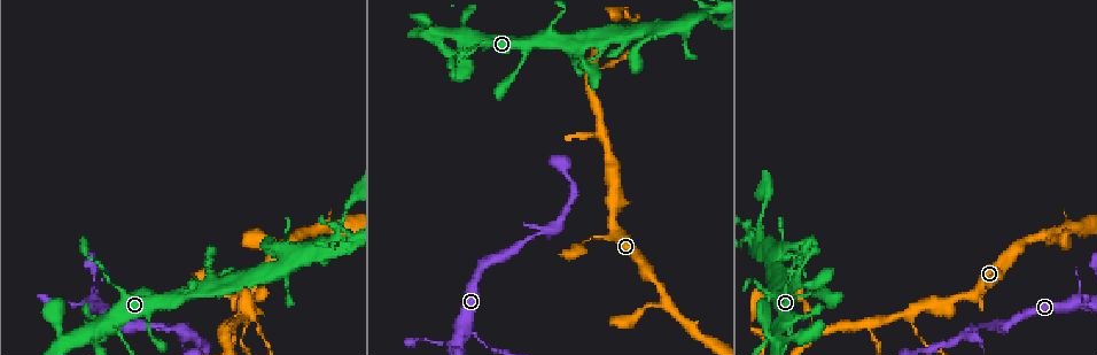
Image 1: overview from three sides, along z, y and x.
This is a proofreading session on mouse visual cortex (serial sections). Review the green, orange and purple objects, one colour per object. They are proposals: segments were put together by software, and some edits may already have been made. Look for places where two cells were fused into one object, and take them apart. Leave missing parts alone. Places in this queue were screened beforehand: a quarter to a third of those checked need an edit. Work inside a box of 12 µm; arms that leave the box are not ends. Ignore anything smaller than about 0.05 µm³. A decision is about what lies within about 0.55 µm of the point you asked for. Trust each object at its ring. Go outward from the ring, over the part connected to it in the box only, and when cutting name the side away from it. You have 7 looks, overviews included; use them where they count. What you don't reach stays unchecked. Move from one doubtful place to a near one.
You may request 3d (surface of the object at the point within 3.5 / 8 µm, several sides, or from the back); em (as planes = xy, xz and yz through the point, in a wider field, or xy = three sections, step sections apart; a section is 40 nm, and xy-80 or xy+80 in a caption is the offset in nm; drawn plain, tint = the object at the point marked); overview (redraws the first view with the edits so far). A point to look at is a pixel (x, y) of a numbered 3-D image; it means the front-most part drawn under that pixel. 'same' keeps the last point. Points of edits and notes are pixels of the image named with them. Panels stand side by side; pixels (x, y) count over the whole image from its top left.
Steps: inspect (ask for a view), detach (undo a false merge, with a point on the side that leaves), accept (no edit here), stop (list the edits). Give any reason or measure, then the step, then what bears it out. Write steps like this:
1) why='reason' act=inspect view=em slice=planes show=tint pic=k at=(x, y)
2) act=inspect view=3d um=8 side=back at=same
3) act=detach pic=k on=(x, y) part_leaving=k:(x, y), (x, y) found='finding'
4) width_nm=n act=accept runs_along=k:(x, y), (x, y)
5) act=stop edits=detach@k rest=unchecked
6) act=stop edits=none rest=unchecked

why='calibre changes' act=inspect view=3d um=3.5 pic=1 at=(791, 330)

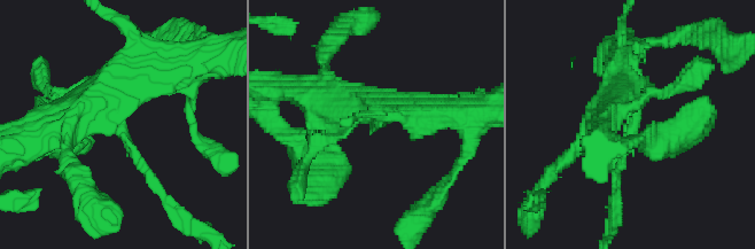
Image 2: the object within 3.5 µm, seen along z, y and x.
act=detach pic=2 on=(130, 146) found='two cells meet here'

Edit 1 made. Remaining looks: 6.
why='redraw' act=inspect view=overview

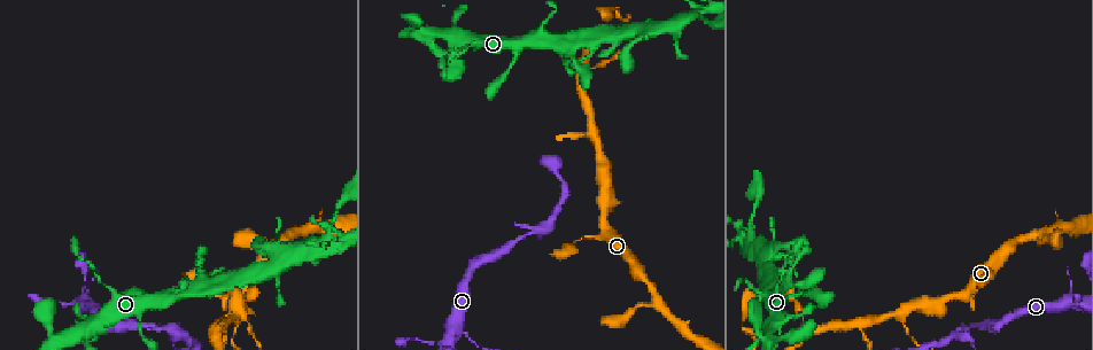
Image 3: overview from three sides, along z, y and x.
why='a narrow waist' act=inspect view=em slice=xy step=5 show=tint pic=3 at=(862, 322)

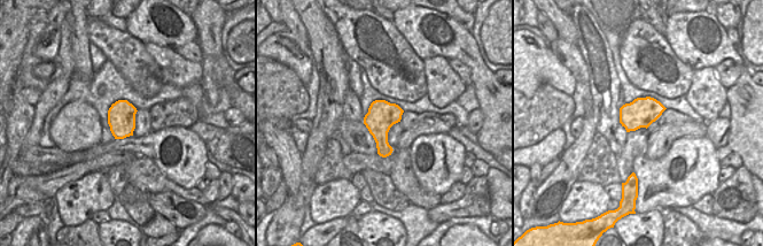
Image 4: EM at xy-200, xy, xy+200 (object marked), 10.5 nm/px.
act=inspect view=3d um=3.5 at=same

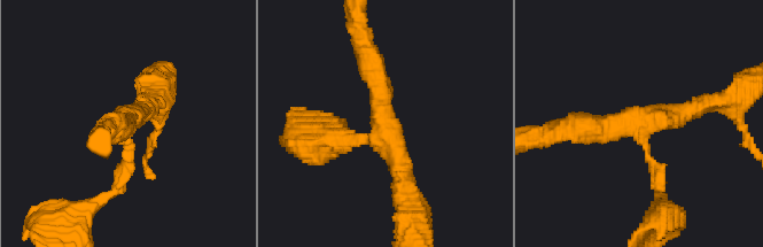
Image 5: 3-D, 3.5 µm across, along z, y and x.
arm_widths_nm=150,250,300 act=accept runs_along=5:(403, 187), (364, 52) found='all the same cell'

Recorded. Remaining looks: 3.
why='sudden change in width' act=inspect view=3d um=3.5 pic=3 at=(966, 333)

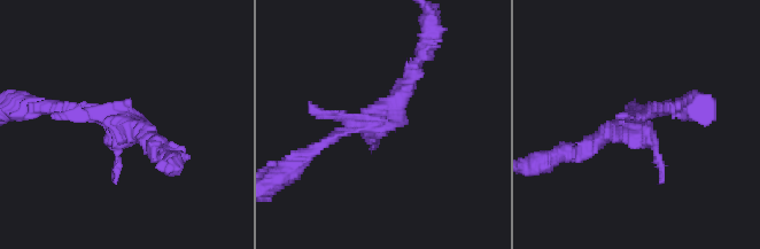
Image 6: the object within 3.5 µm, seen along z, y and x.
why='shape alone is not enough' act=inspect view=em slice=xy step=5 show=tint pic=6 at=(637, 122)

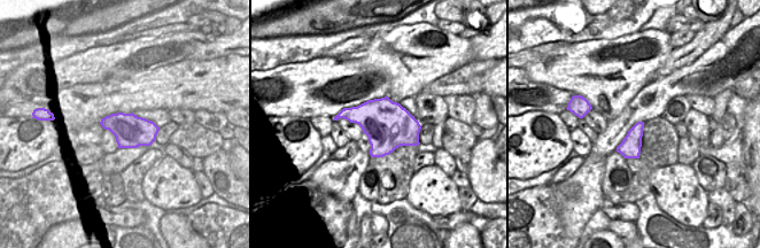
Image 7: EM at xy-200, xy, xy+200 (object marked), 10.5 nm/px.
act=accept runs_along=6:(310, 153), (384, 115), (416, 64) found='one cell here'

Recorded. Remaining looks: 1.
act=stop edits=detach@2 rest=unchecked

